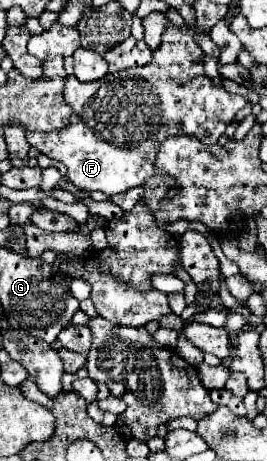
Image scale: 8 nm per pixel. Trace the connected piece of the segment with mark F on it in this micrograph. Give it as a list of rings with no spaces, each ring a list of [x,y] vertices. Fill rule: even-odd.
[[[168,26],[162,38],[162,46],[154,50],[154,60],[142,68],[130,68],[114,74],[106,74],[96,82],[78,82],[76,76],[66,78],[64,100],[72,108],[70,124],[56,132],[30,132],[26,140],[32,148],[48,158],[66,164],[66,178],[80,190],[100,190],[106,196],[128,192],[134,186],[142,186],[154,174],[154,160],[168,136],[190,134],[198,136],[204,144],[216,144],[226,126],[234,122],[236,114],[246,106],[244,96],[228,94],[224,88],[216,88],[202,70],[202,50],[194,42],[194,30]]]

